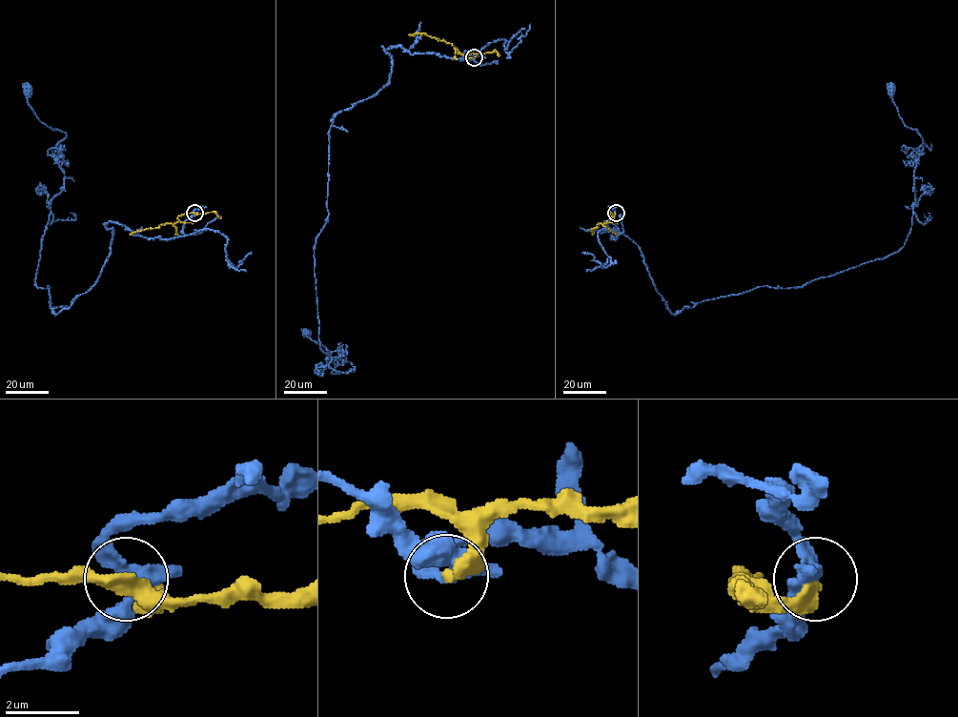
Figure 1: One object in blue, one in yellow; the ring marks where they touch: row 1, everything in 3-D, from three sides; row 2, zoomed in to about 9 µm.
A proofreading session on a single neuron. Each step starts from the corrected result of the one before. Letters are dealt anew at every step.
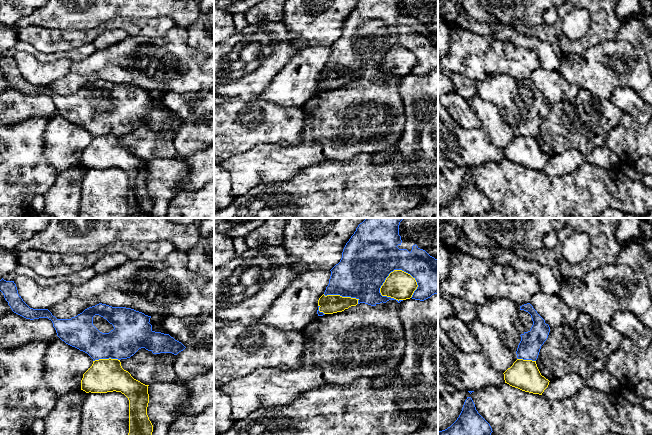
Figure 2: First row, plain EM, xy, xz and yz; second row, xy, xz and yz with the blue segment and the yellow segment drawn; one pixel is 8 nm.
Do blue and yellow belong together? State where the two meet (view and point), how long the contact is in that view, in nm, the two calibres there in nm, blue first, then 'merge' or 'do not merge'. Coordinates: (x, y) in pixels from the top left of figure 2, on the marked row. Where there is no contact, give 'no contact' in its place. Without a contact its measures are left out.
xz (396, 269) | 320 nm | 420/220 nm | do not merge

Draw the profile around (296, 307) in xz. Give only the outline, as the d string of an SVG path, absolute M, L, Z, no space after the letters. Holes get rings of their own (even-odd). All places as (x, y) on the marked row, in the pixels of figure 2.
M325 269L301 273L281 293L258 323L273 326L281 331L303 332L304 327L318 317L318 300L325 292L330 276L331 271Z

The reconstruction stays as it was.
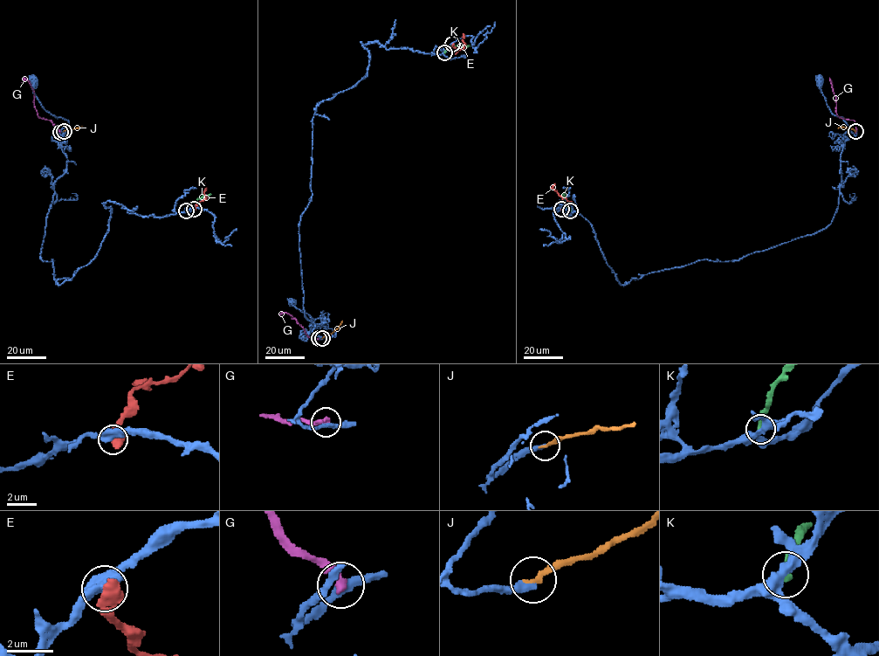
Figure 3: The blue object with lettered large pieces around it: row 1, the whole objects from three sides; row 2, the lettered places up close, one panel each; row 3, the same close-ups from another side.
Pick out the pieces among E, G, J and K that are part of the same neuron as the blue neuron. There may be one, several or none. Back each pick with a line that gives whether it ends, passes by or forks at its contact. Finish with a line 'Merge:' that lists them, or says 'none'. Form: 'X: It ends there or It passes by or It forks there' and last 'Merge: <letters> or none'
J: It ends there
Merge: J

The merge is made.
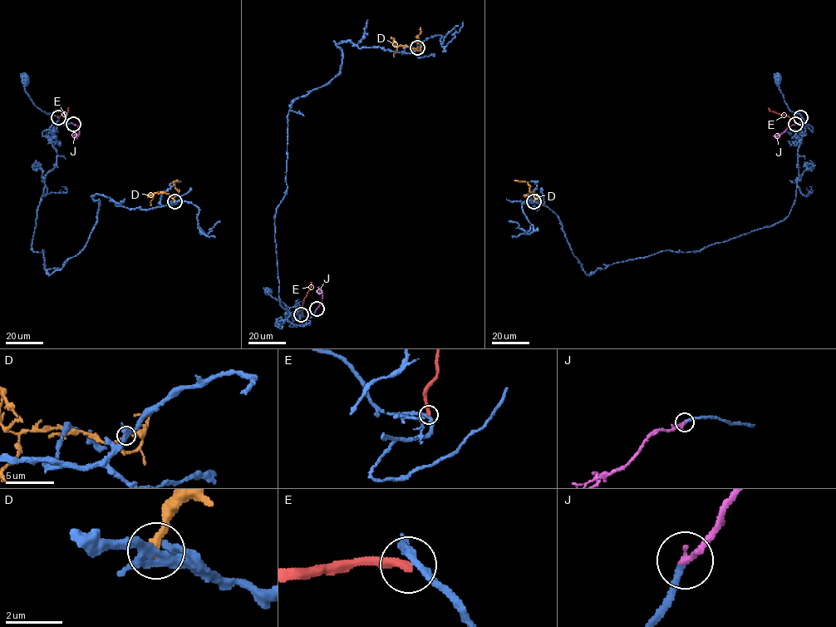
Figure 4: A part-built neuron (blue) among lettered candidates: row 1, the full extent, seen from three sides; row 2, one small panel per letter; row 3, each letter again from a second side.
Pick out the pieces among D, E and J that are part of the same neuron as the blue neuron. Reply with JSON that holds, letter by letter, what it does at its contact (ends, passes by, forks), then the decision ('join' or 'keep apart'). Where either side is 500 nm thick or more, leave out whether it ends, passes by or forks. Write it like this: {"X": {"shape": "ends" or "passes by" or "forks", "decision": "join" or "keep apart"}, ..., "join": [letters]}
{"D": {"shape": "ends", "decision": "keep apart"}, "E": {"shape": "ends", "decision": "keep apart"}, "J": {"shape": "ends", "decision": "join"}, "join": ["J"]}

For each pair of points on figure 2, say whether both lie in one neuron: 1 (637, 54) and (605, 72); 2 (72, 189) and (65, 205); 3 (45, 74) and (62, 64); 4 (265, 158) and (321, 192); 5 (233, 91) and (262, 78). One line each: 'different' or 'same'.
1: same
2: same
3: same
4: different
5: same

